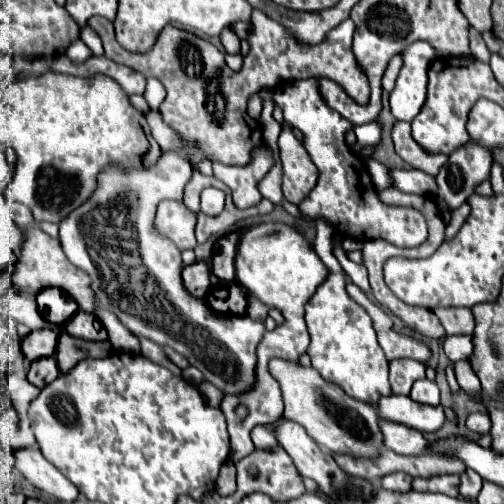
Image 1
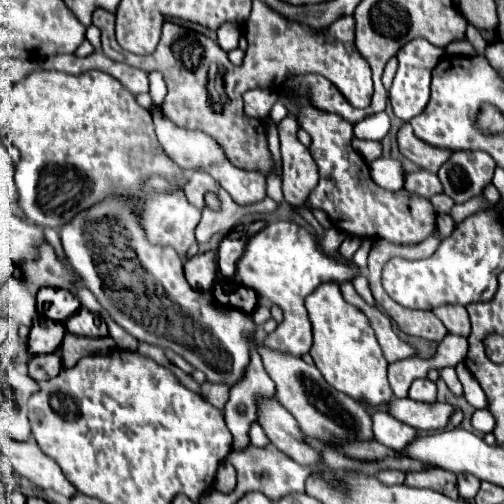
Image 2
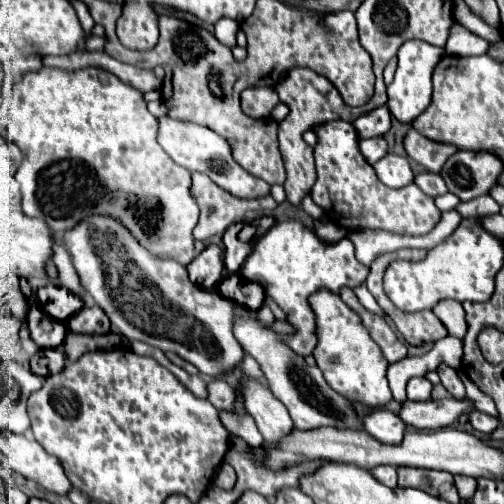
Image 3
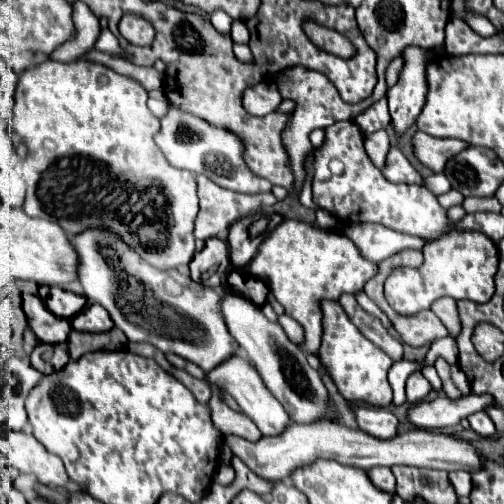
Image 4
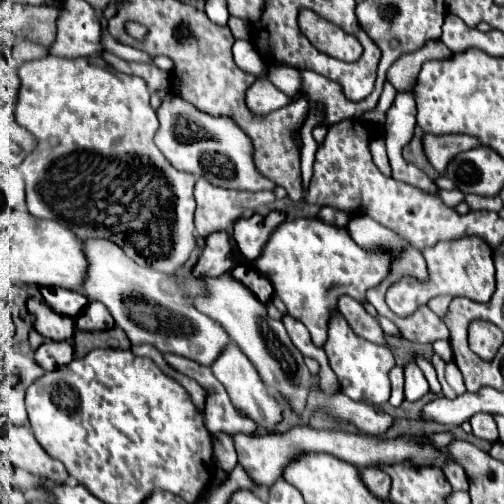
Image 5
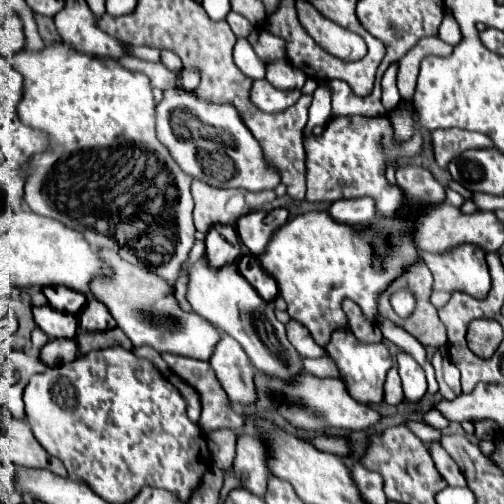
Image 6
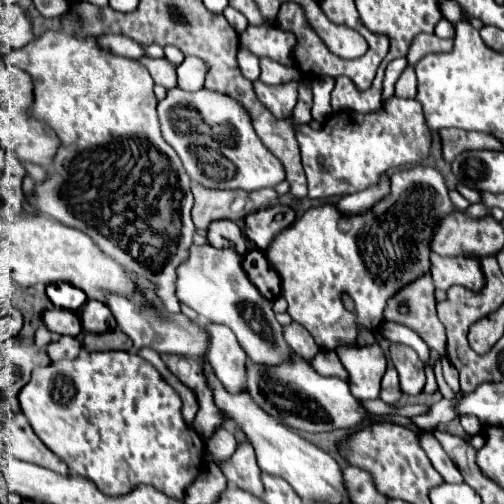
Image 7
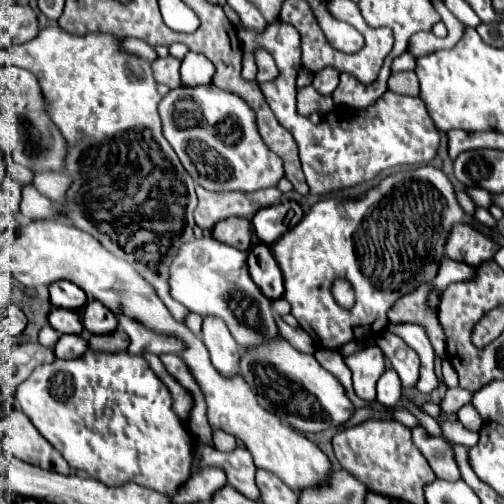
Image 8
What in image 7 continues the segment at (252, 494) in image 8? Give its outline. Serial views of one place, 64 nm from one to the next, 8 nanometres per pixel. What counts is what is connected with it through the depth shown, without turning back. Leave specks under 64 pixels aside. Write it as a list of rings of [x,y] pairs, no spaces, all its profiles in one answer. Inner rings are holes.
[[[248,440],[238,444],[232,460],[228,460],[228,464],[220,464],[220,468],[228,482],[234,482],[238,488],[250,492],[256,498],[264,496],[264,484],[260,480],[262,470],[256,462],[254,448]]]

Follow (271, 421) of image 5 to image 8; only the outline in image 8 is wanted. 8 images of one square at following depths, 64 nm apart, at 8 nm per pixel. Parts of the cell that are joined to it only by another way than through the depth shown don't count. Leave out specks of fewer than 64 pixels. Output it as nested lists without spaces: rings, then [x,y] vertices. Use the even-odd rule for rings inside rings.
[[[208,316],[202,322],[202,336],[204,336],[204,344],[210,352],[214,368],[226,378],[238,376],[242,348],[236,344],[228,326],[220,318]]]

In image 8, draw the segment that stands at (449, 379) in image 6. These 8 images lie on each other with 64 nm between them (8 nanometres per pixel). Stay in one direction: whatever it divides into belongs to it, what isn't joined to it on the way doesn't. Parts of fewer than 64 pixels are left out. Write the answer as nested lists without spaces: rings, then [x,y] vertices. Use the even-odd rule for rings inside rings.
[[[444,359],[442,362],[442,375],[448,387],[456,387],[459,385],[458,375],[448,359]]]

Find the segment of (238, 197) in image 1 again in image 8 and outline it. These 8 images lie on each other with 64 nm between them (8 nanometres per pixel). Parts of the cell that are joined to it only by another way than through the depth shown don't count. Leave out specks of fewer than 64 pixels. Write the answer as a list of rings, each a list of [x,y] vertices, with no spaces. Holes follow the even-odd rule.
[[[178,86],[158,104],[164,138],[176,150],[188,174],[206,190],[254,192],[284,178],[282,160],[268,150],[256,130],[256,116],[236,94],[216,86]]]

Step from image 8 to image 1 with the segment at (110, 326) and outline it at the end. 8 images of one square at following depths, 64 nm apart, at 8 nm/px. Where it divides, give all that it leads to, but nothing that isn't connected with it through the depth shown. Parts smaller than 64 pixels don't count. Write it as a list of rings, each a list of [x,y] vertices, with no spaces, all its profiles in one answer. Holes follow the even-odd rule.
[[[76,312],[76,316],[72,316],[72,320],[68,320],[68,324],[64,324],[64,330],[76,338],[82,340],[90,340],[90,342],[102,342],[106,340],[106,328],[100,322],[98,316],[94,314],[86,314],[86,312]]]

